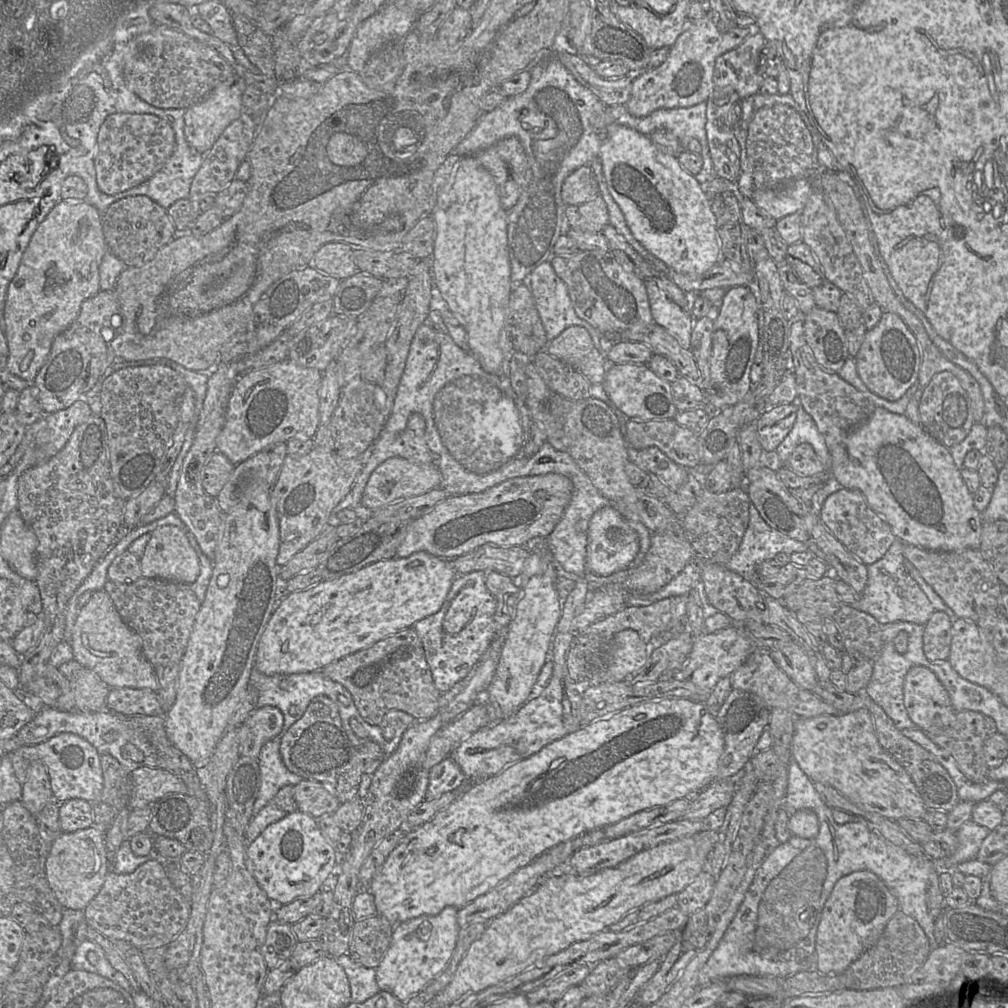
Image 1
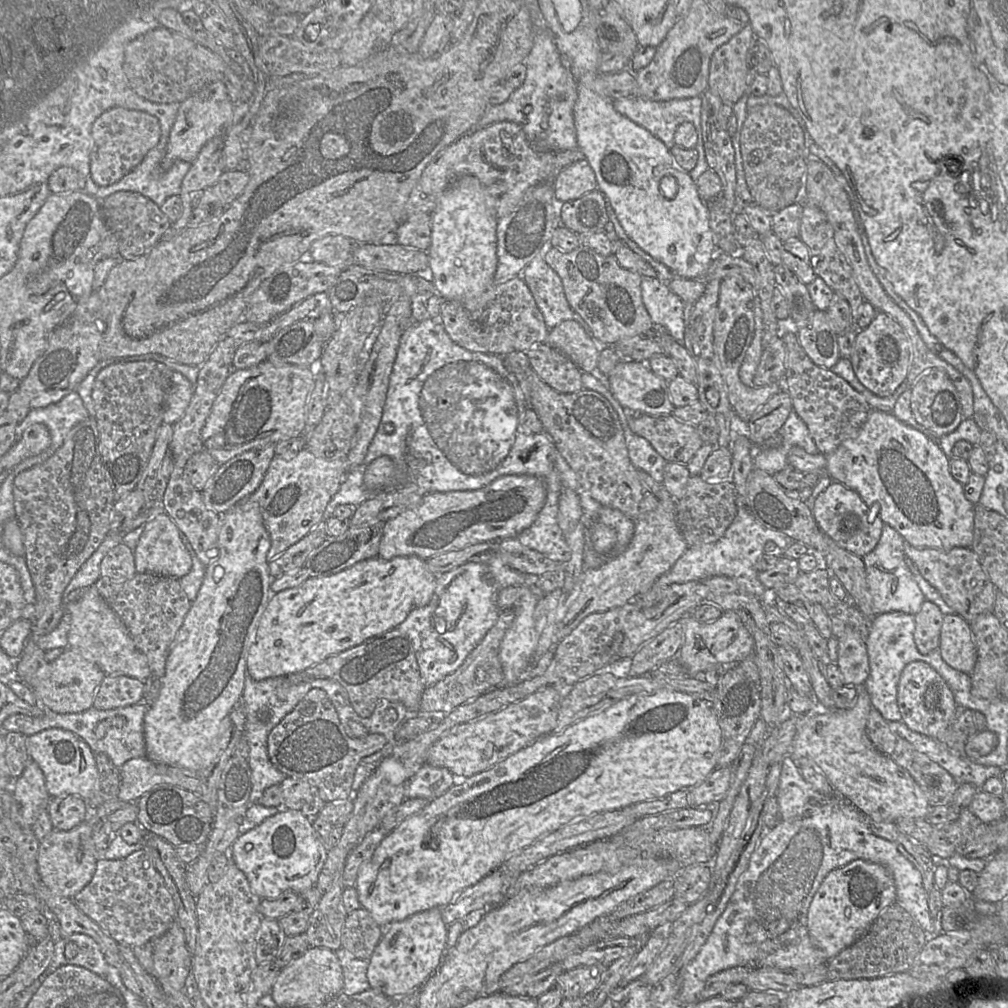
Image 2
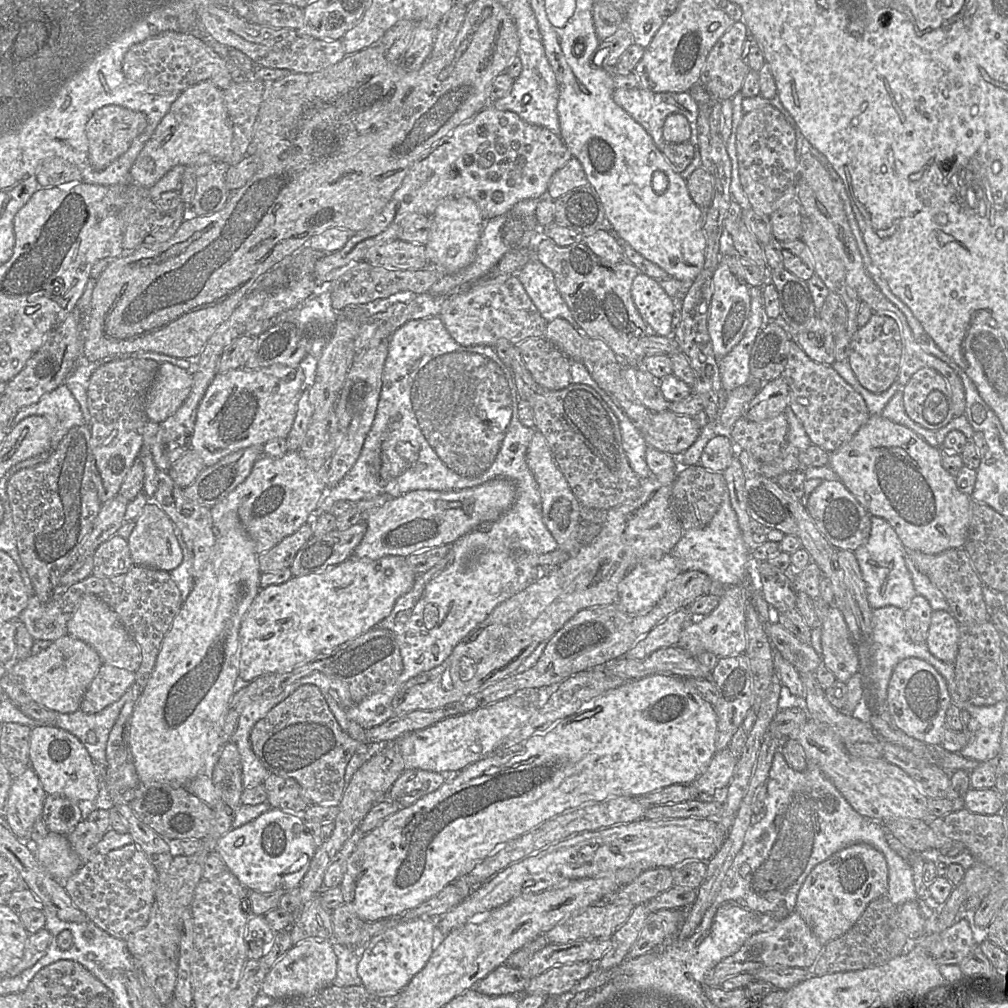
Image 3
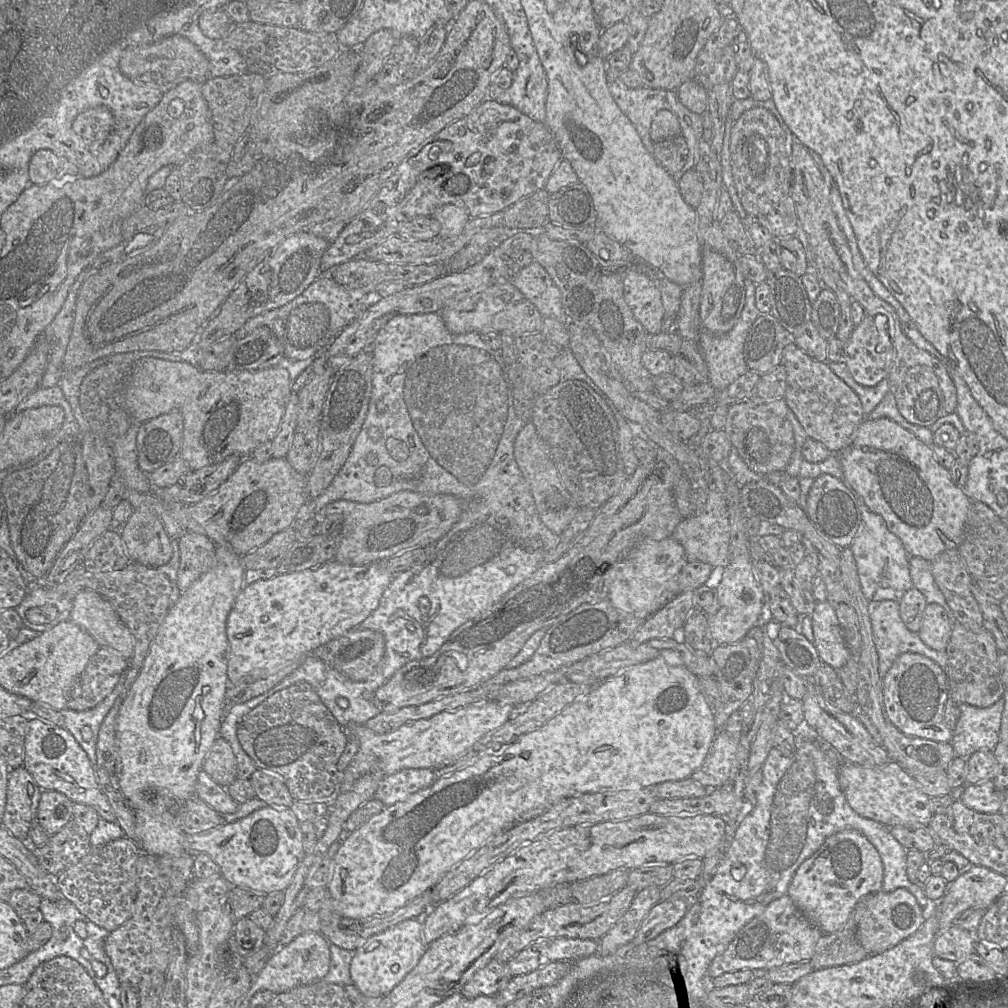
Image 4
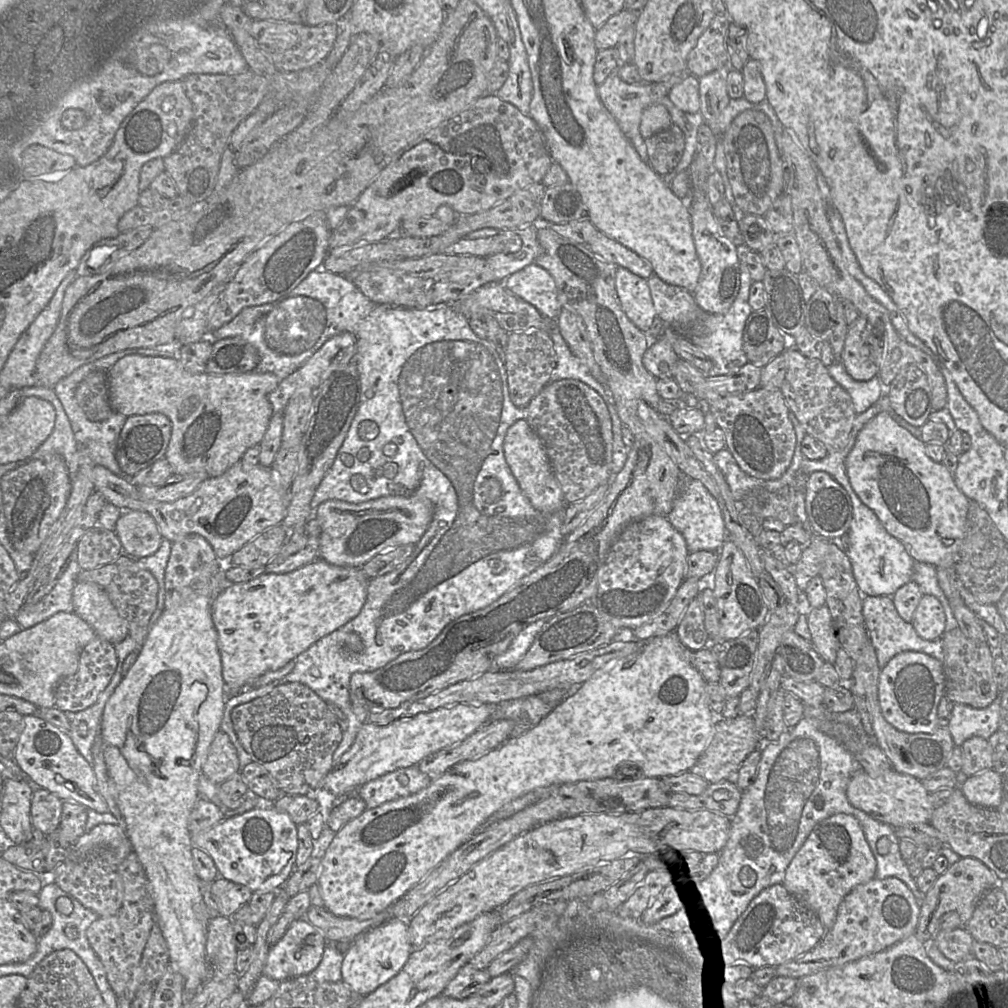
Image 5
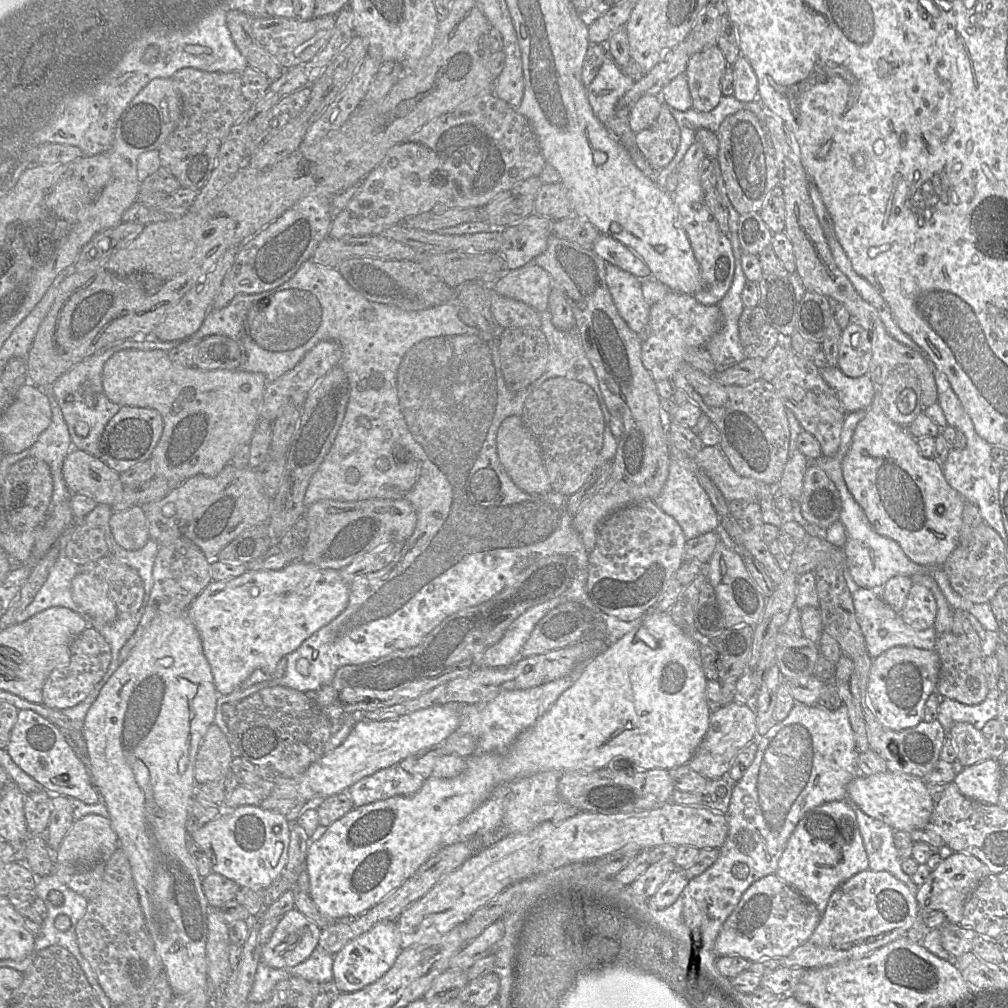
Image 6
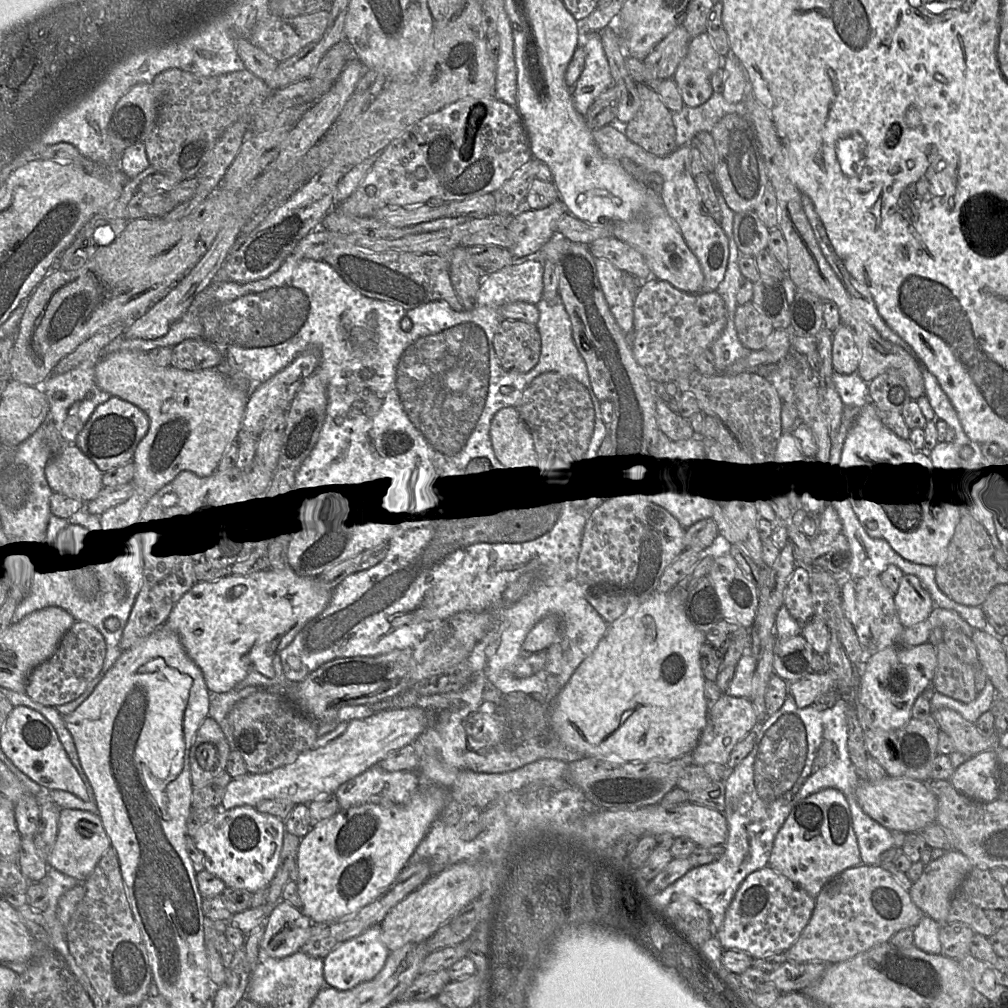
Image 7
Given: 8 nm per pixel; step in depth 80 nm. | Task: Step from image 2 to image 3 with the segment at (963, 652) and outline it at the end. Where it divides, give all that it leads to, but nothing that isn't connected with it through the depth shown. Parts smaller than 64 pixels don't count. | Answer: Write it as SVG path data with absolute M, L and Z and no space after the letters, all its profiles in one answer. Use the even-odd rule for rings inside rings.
M935 610L925 641L930 652L940 660L953 664L958 652L960 623L944 610Z

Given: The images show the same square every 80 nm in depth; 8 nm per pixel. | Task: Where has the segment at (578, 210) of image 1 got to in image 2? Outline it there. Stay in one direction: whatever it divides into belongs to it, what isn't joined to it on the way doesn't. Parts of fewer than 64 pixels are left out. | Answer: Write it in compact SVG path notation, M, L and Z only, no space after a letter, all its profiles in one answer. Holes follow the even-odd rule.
M593 190L581 197L562 203L561 225L576 234L603 231L609 222L606 197L600 190Z

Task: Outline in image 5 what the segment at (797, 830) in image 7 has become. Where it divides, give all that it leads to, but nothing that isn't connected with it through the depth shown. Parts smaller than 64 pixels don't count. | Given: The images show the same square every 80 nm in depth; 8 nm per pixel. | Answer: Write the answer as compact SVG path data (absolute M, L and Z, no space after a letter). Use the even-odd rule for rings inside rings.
M834 814L820 821L788 865L783 885L820 919L826 930L833 927L843 898L855 887L876 876L877 862L858 820Z

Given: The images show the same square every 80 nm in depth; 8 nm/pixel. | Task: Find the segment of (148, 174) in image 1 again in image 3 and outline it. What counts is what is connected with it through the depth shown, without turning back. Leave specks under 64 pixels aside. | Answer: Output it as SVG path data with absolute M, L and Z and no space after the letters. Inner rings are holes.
M108 105L97 109L86 124L86 135L89 144L89 161L95 170L107 168L113 161L123 155L132 142L142 135L147 128L146 115L141 112Z

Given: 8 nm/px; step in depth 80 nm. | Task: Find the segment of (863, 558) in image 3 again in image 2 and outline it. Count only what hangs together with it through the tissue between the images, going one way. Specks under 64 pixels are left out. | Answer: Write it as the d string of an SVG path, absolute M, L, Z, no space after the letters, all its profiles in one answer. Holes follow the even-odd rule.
M884 523L877 546L862 559L866 571L866 583L871 597L874 615L888 612L903 612L916 615L926 600L908 567L905 541L891 526Z

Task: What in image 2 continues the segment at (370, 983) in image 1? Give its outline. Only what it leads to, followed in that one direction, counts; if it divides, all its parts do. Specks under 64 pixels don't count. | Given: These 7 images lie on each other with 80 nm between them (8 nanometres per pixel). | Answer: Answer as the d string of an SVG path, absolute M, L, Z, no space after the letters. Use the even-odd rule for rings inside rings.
M343 947L337 949L335 954L342 968L344 978L343 992L345 994L357 994L371 988L367 979L367 960L355 957Z

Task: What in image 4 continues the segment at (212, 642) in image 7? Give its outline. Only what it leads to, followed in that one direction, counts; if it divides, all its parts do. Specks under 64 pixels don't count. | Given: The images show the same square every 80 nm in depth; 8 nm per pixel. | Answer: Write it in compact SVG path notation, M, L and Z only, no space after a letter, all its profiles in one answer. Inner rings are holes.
M330 561L318 567L279 574L246 585L237 596L226 622L229 642L227 677L231 686L252 683L281 671L289 665L299 665L315 649L340 637L359 625L378 607L383 592L393 575L381 561L366 565L350 565Z

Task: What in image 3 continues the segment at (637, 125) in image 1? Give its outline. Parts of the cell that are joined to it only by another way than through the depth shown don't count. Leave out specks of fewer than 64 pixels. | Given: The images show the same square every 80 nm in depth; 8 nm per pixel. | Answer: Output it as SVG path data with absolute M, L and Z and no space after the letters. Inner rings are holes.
M635 88L635 89L615 89L613 99L617 105L623 108L636 122L638 122L646 132L652 137L655 145L661 151L667 144L663 137L663 125L665 119L670 114L681 114L686 117L691 128L690 144L694 148L694 156L687 168L680 172L680 175L686 180L691 173L701 167L701 155L698 139L697 119L699 116L699 107L696 101L691 97L689 92L652 92L650 90Z

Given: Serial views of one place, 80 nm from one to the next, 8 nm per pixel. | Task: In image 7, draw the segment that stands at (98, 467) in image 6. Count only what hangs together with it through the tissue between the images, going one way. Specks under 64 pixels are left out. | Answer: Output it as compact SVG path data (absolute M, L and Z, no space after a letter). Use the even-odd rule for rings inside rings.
M74 444L51 457L45 467L45 477L53 492L88 502L104 487L103 472Z

